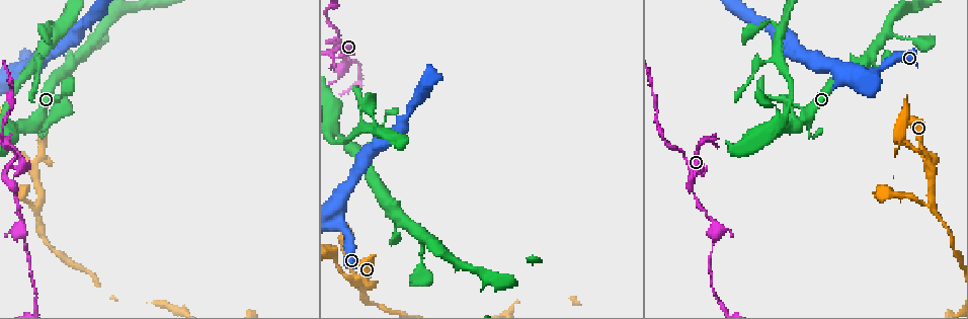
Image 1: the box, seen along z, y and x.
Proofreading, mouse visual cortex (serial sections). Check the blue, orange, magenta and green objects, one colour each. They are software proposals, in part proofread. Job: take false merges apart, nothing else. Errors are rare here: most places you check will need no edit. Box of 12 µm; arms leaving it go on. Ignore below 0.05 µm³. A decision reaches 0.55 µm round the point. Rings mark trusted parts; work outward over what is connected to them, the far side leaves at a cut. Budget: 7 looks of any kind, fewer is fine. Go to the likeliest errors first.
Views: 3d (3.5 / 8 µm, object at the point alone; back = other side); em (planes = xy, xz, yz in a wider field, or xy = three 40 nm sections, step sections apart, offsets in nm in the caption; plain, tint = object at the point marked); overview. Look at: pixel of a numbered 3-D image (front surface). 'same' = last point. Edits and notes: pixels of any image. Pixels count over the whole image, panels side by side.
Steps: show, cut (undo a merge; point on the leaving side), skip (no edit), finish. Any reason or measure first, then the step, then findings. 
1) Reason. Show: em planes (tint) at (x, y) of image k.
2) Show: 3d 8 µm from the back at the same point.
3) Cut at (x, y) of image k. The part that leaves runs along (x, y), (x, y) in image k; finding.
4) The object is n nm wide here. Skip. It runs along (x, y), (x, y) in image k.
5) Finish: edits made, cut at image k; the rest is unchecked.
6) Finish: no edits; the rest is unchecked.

Narrows sharply. Show: 3d 8 µm at (33, 163) of image 1.

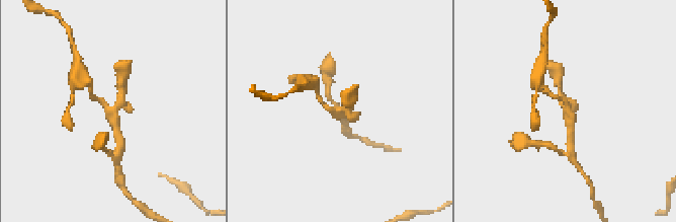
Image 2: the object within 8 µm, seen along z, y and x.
Show: 3d 3.5 µm at (341, 108) of image 2.

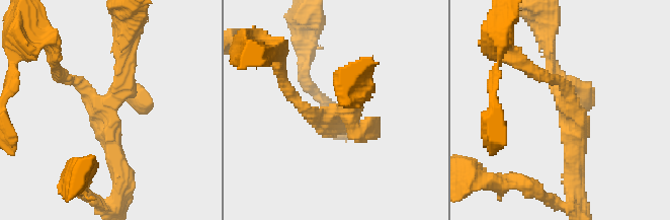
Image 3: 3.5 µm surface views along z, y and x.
Show: em xy step 1 (tint) at (563, 103) of image 3.

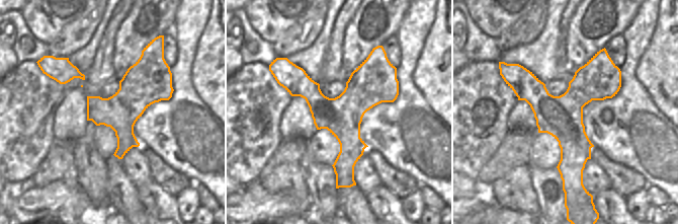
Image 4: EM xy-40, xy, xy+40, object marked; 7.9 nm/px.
Skip. It runs along (372, 54), (348, 108), (347, 178) in image 4; continuous, no second cell.

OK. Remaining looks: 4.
Abrupt turn. Show: 3d 3.5 µm at (12, 186) of image 1.

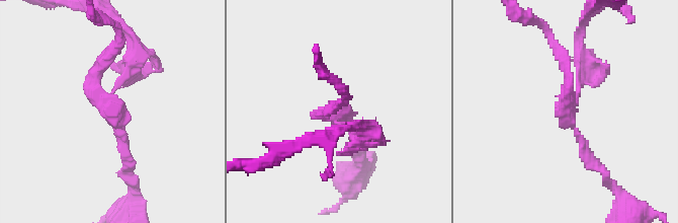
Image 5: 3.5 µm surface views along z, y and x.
3 arms meet here; the arms are 150, 200, 200 nm wide; now the EM. Show: em xy step 3 (tint) at (110, 111) of image 5.

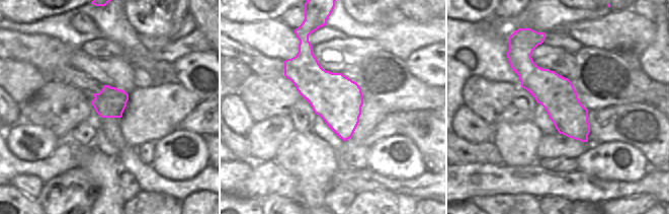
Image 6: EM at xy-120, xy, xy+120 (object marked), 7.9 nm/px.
Skip. It runs along (520, 55), (585, 139) in image 6; continuous, no second cell.

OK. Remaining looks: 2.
Calibre changes. Show: 3d 3.5 µm at (25, 248) of image 1.

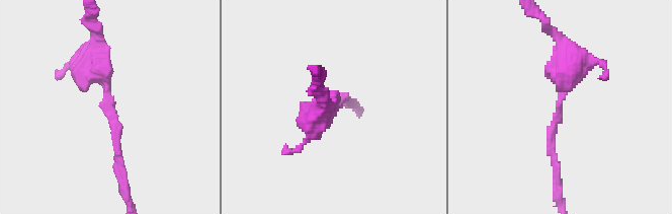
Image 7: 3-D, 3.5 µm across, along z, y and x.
The arms are 150, 350 nm wide; shape alone is not enough. Show: em xy step 3 (tint) at (107, 110) of image 7.

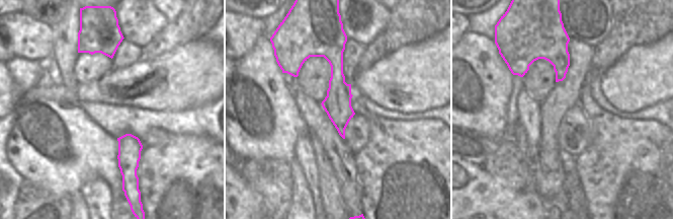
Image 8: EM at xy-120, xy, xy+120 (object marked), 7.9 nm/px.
Skip. It runs along (99, 47), (120, 170) in image 7; continuous, no second cell.

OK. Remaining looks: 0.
Finish: no edits; the rest is unchecked.

